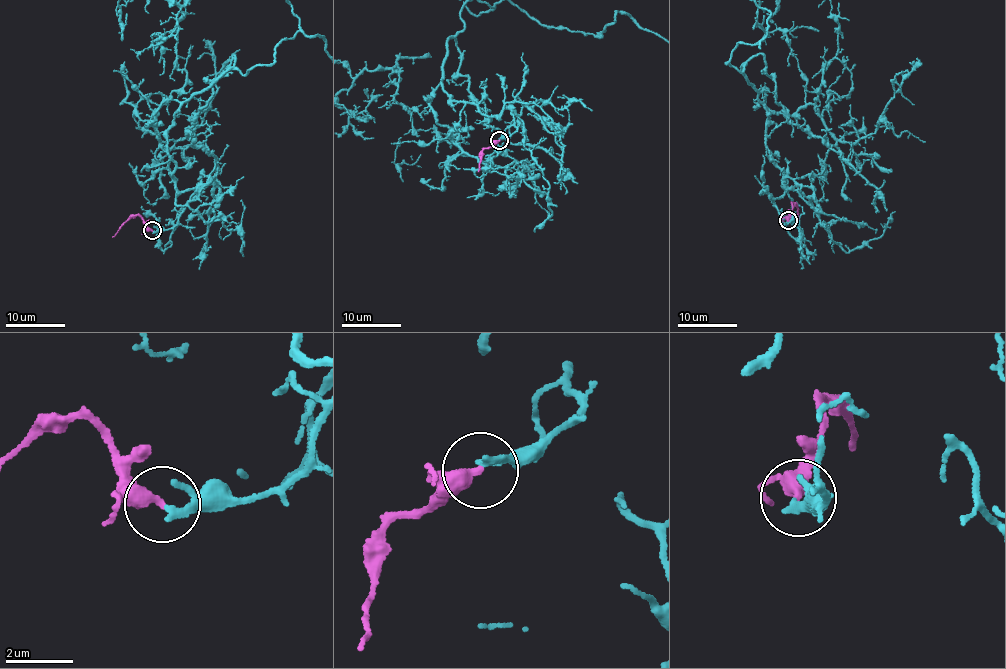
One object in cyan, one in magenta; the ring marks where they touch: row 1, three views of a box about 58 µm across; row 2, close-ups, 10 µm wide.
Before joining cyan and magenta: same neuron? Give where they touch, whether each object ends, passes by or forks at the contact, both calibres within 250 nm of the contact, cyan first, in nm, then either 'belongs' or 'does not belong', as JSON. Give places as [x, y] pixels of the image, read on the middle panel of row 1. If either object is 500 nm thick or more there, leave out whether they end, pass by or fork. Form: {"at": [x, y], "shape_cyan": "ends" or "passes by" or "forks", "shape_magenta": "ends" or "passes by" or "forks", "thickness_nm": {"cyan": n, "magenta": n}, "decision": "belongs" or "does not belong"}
{"at": [499, 140], "shape_cyan": "ends", "shape_magenta": "ends", "thickness_nm": {"cyan": 200, "magenta": 400}, "decision": "belongs"}

